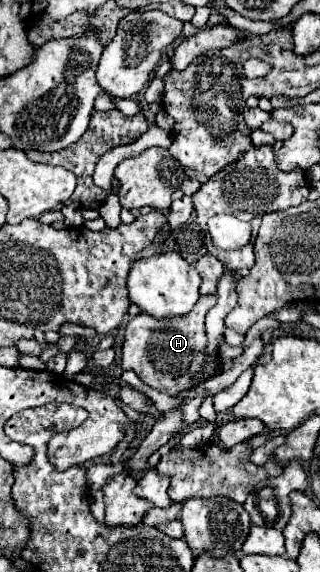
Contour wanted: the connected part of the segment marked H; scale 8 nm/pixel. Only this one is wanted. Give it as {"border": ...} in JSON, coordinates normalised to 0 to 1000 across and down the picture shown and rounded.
{"border":[[[625,519],[588,551],[538,558],[488,558],[475,551],[438,547],[413,554],[394,568],[388,607],[381,607],[381,645],[419,649],[456,673],[500,687],[563,687],[600,677],[606,659],[631,652],[644,635],[644,575],[638,551],[675,533],[675,519]]]}

